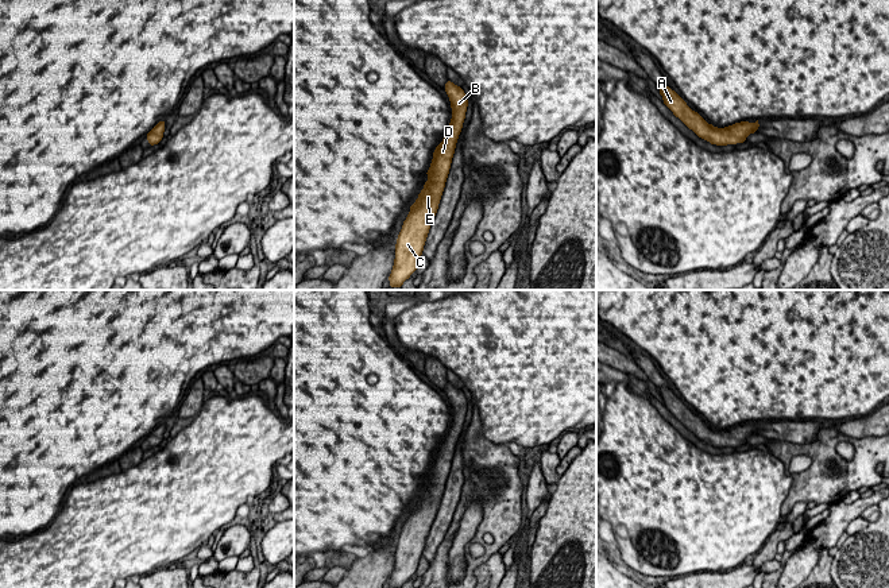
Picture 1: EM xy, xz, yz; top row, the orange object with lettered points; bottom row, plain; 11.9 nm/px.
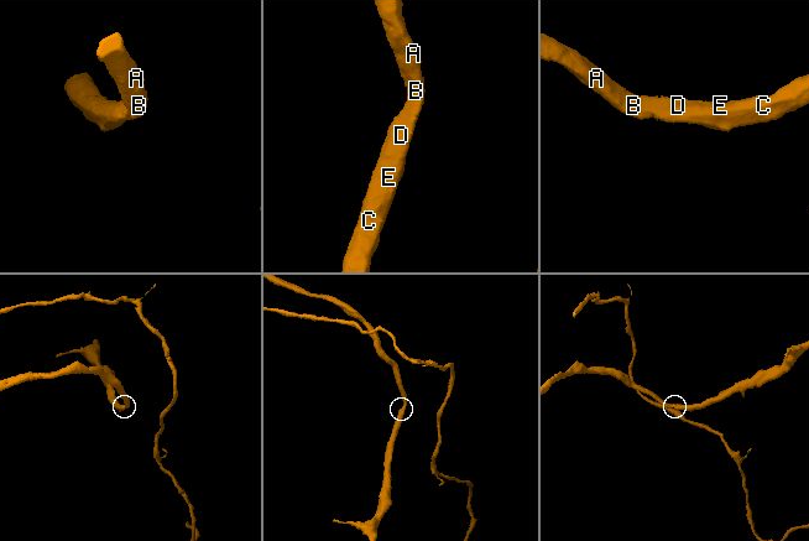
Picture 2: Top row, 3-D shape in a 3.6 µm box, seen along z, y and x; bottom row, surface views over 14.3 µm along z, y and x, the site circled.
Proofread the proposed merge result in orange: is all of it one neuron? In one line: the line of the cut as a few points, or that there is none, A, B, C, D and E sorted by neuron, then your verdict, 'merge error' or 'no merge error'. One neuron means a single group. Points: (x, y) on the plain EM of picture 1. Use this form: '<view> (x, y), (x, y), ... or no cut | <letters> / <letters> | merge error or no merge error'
no cut | A B C D E | no merge error

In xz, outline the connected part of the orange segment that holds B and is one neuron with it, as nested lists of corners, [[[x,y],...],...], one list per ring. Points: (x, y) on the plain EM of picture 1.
[[[448,382],[444,391],[451,402],[452,421],[442,444],[433,454],[430,469],[426,473],[429,481],[424,484],[425,488],[418,496],[417,503],[410,508],[410,515],[398,537],[394,569],[389,579],[390,588],[402,588],[417,572],[426,538],[438,511],[456,445],[465,421],[468,402],[463,390],[456,388]]]

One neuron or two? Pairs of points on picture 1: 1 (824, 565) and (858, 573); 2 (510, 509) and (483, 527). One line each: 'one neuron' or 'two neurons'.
1: two neurons
2: one neuron

